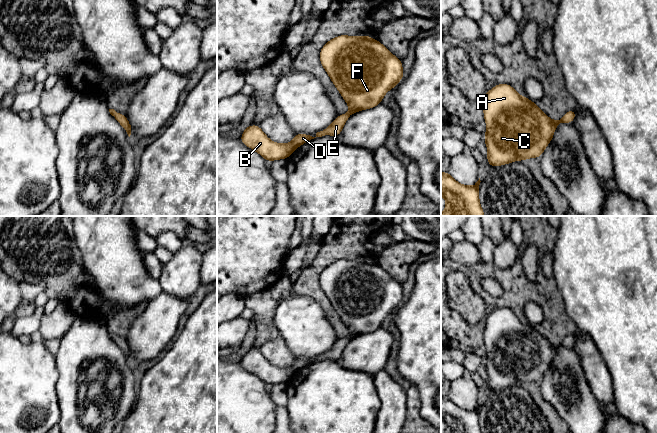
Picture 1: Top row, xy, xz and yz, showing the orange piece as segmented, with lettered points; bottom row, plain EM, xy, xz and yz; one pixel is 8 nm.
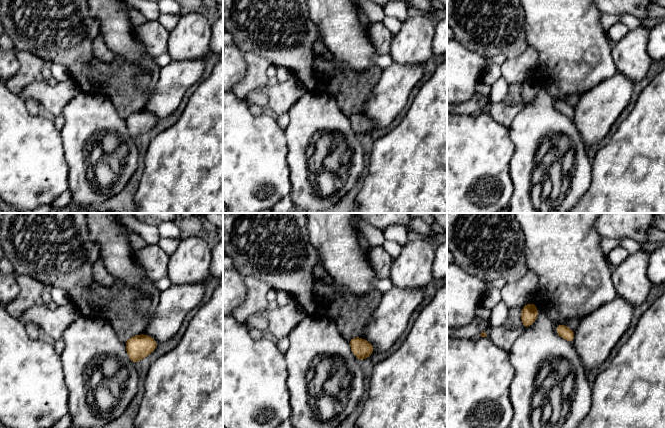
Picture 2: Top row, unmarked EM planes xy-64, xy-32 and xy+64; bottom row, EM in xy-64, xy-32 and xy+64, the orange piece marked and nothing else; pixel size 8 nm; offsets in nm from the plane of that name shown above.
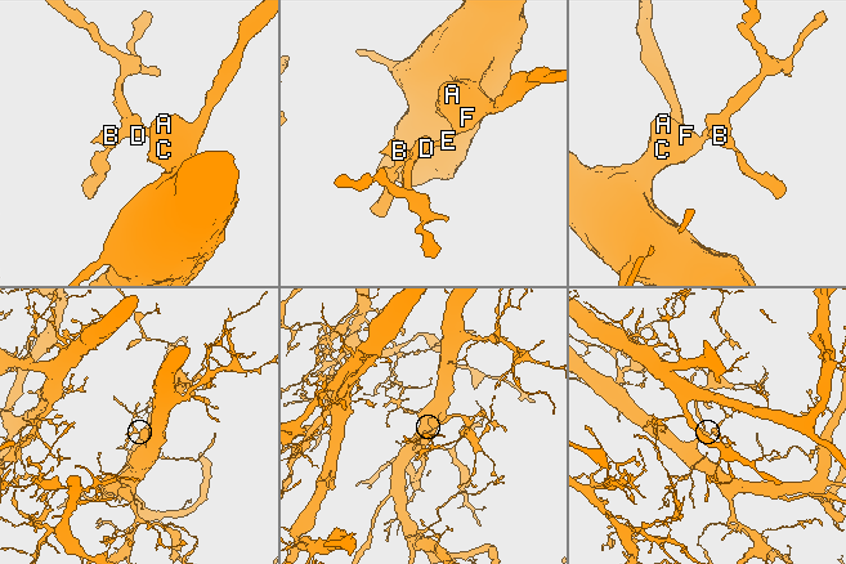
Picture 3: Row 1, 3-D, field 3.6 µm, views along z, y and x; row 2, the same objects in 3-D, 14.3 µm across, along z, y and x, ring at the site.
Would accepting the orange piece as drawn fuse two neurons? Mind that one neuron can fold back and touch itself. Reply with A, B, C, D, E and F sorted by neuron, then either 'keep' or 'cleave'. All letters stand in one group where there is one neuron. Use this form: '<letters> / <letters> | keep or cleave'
A B C D E F | keep

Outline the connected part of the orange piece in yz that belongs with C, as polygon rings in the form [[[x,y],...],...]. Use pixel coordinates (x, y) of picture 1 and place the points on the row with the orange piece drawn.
[[[497,84],[484,95],[484,119],[487,126],[484,141],[488,150],[487,161],[491,167],[541,157],[551,142],[555,129],[561,123],[573,123],[576,110],[570,110],[560,120],[551,120],[536,103],[519,95],[509,84]]]

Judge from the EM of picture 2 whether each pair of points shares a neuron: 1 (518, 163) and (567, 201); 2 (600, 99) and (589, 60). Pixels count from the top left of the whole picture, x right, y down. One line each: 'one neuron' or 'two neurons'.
1: one neuron
2: two neurons

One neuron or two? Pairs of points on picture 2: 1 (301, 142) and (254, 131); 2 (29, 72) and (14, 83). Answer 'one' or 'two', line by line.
1: two
2: one

